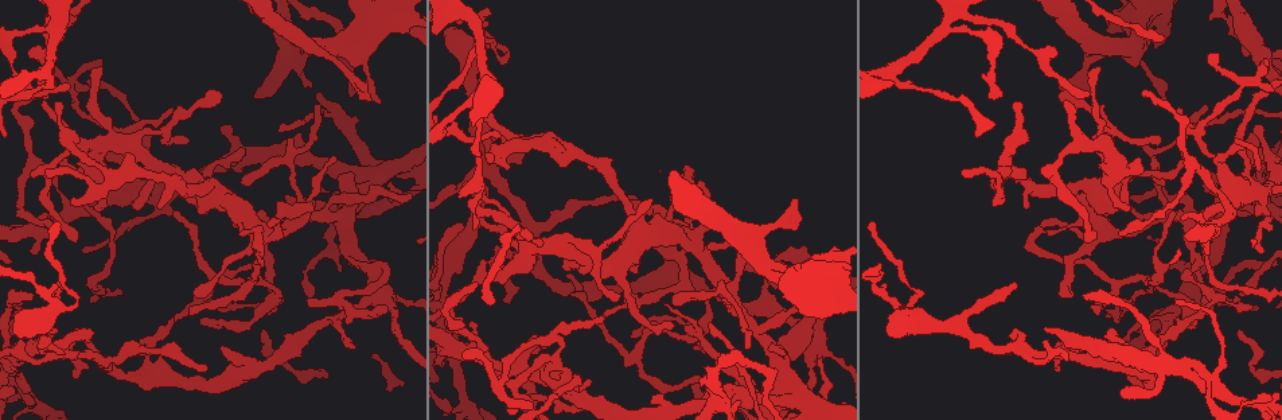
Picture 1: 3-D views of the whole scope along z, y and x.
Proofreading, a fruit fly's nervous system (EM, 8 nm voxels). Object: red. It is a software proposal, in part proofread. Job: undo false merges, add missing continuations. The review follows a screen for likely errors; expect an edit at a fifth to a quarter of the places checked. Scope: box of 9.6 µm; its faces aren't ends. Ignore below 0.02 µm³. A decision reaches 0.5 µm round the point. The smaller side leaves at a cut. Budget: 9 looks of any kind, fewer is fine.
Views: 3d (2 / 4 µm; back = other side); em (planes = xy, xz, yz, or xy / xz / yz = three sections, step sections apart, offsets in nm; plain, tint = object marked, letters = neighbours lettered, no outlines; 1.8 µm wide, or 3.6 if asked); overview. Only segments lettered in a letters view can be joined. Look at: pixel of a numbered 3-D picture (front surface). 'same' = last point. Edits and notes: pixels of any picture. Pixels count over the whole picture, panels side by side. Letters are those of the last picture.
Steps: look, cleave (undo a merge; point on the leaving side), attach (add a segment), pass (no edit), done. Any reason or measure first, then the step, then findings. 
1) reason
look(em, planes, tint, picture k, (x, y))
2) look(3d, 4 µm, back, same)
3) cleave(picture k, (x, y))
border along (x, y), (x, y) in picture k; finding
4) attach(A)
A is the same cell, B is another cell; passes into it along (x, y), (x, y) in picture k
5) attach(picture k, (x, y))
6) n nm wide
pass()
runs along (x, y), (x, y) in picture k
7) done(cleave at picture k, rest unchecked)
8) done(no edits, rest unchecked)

sharp bend
look(em, xy, step 8, tint, picture 1, (1189, 280))

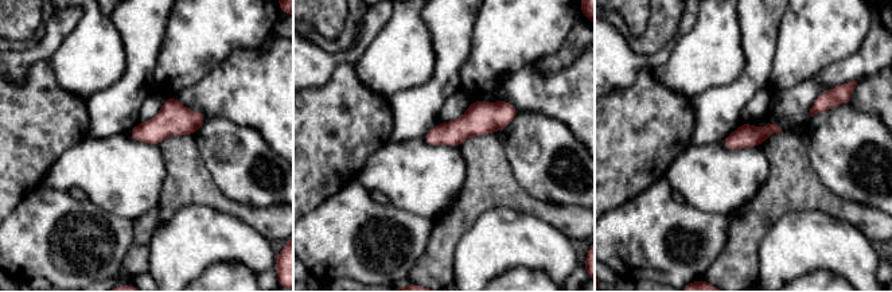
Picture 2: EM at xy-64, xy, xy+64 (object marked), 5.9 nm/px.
look(em, planes, letters, same)

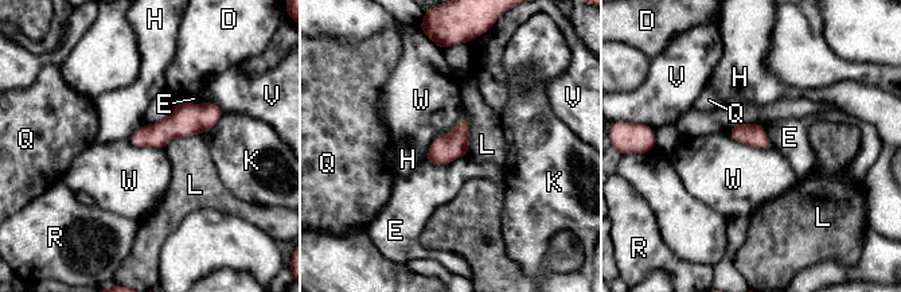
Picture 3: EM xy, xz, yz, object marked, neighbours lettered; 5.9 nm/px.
pass()
D, E, H, K, L, Q, R, V and W are other cells; runs along (219, 113), (133, 140) in picture 3; all the same neuron

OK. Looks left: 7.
look(em, xy, step 16, tint, picture 1, (1106, 146))

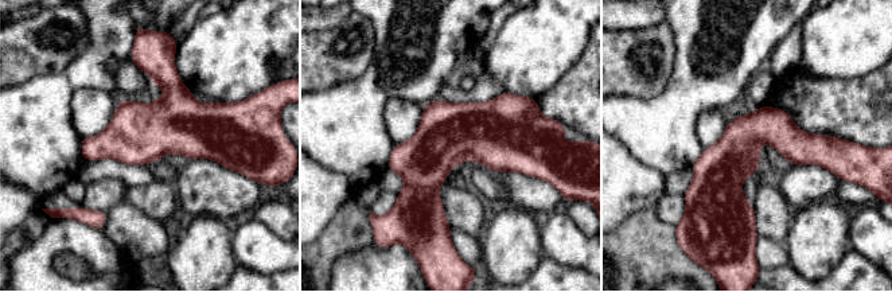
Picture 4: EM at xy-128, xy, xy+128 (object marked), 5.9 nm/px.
look(em, xy, step 16, letters, same)

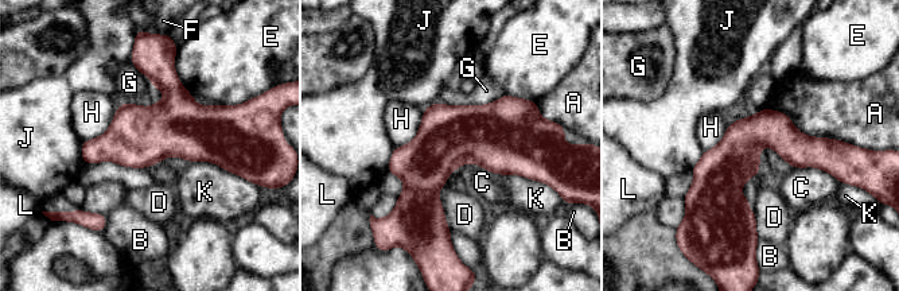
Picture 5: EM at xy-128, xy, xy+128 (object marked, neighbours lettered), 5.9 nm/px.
A touches over 500 nm
pass()
A, B, C, D, E, F, G, H, J, K and L are other cells; runs along (831, 151), (754, 139), (692, 193) in picture 5; one neuron here

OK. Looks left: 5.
free end
look(em, yz, step 16, letters, picture 1, (567, 273))

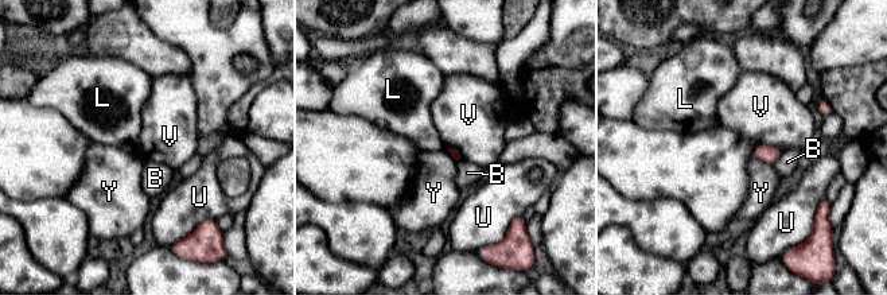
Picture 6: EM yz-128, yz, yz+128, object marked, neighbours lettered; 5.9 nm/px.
look(em, planes, letters, same)

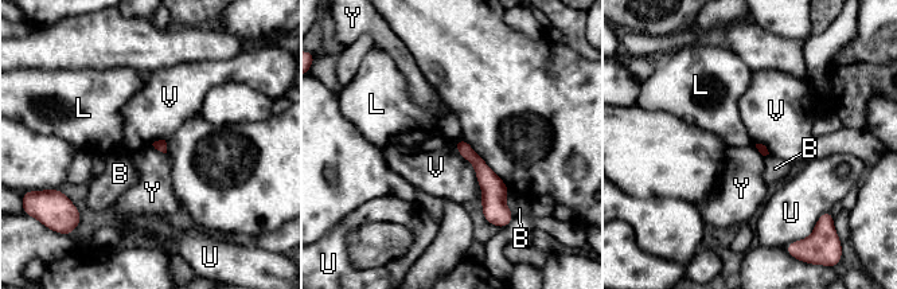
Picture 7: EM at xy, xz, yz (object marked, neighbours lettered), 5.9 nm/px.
pass()
B, L, U, V and Y are other cells; border along (456, 140), (479, 187) in picture 7; none of them fits

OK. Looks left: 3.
two arms at a narrow angle
look(3d, 4 µm, picture 1, (806, 406))

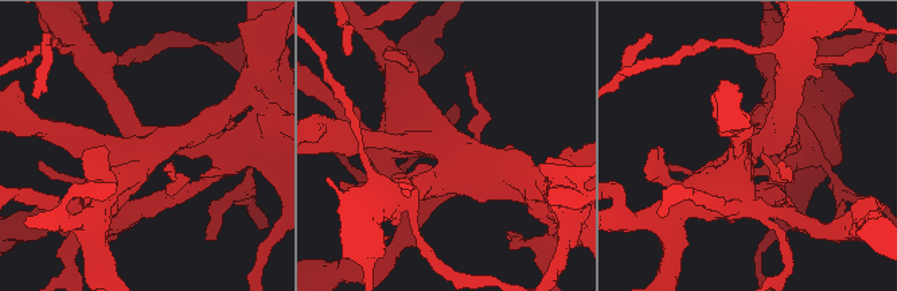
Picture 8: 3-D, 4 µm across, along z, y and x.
4 arms; need the tissue
look(em, 3.6 µm, xz, step 4, tint, picture 8, (750, 145))

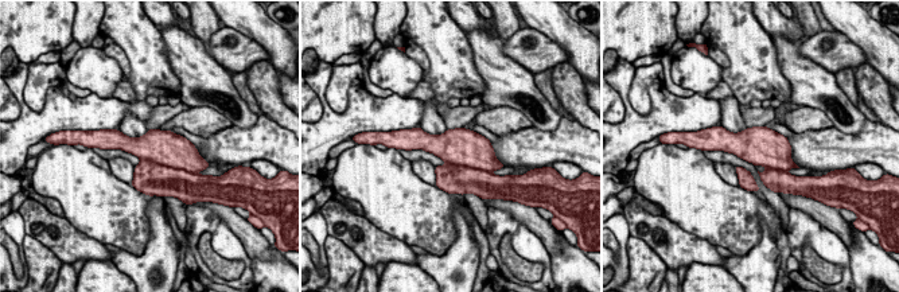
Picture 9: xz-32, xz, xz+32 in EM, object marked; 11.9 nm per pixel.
look(em, 3.6 µm, planes, letters, same)

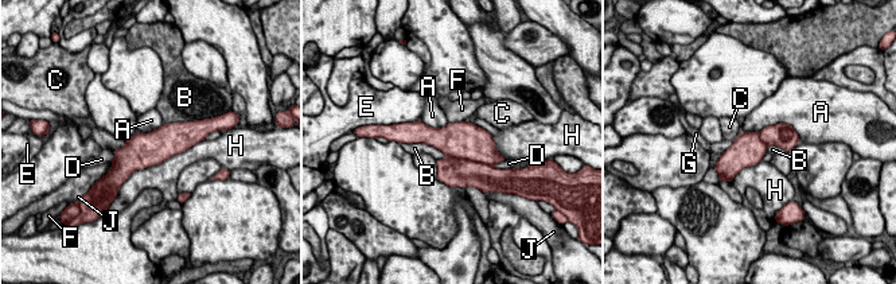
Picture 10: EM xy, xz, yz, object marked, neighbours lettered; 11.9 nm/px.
H touches over 1000 nm
cleave(picture 10, (455, 172))
A, B, C, D, E, F, G, H and J are other cells; border along (448, 155), (483, 162), (490, 166) in picture 10; two neurons meet here

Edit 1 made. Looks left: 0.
done(cleave at picture 10, rest unchecked)

